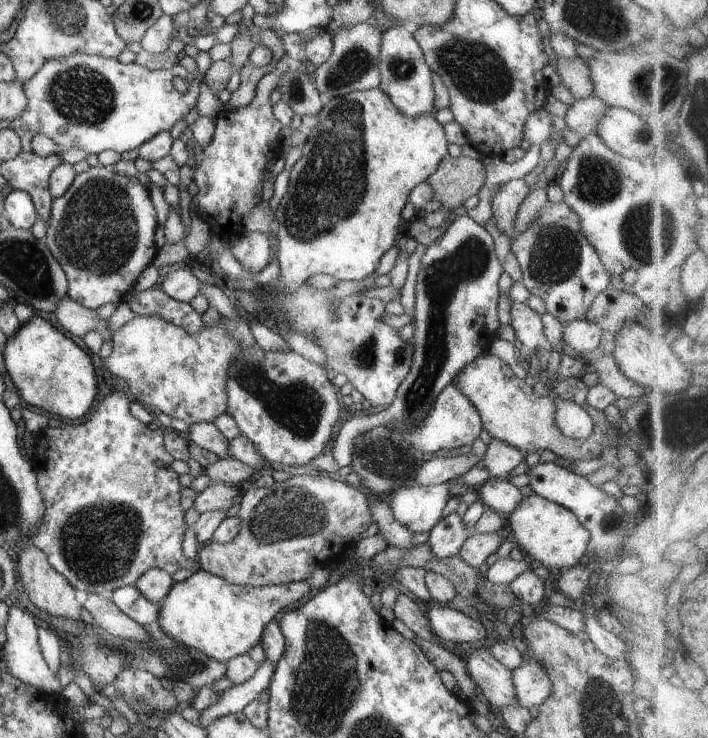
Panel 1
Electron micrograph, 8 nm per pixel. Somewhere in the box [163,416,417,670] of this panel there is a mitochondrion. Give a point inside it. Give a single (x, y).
(291, 513)

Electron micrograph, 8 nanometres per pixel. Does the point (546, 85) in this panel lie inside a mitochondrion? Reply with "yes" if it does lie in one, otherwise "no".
no

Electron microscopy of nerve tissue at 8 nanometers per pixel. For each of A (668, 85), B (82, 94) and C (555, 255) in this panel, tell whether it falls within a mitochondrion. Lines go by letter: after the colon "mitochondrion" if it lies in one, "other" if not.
A: mitochondrion
B: mitochondrion
C: mitochondrion

